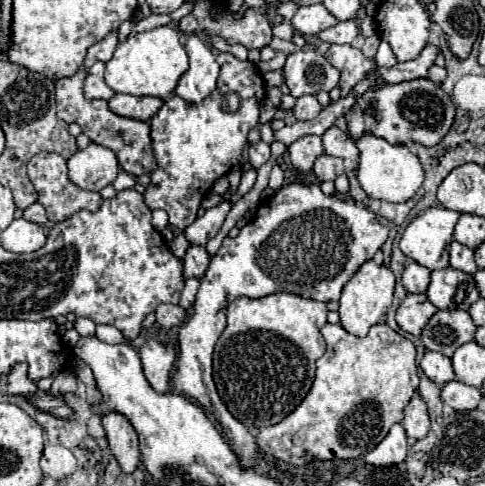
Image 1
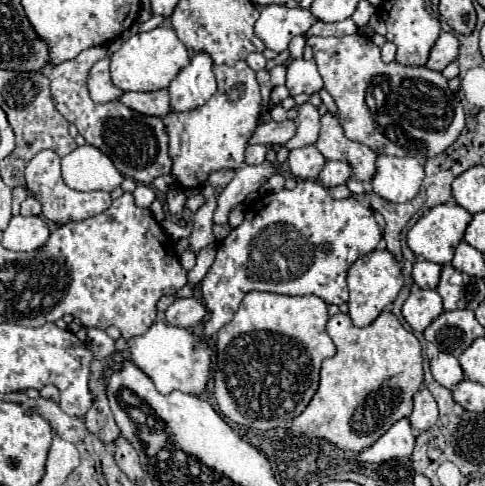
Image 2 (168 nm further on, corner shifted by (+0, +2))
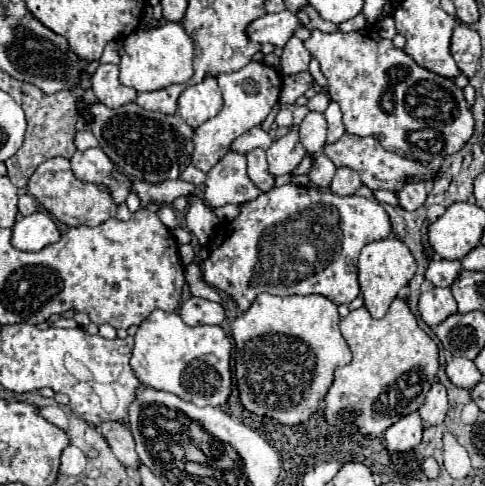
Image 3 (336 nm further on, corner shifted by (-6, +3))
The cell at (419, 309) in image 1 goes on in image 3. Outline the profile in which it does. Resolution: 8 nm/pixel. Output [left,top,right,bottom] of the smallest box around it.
[418,287,456,327]

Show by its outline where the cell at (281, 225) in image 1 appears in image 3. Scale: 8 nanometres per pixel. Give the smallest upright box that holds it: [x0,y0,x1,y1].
[202,185,390,311]

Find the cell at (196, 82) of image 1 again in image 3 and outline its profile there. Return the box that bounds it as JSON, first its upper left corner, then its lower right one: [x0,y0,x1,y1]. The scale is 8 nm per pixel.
[178,75,222,127]

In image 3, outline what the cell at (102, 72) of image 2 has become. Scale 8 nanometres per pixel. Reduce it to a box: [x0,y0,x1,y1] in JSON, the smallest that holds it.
[92,65,136,107]

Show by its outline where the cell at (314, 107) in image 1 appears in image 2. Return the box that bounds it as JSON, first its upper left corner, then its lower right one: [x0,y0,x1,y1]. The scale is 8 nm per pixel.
[286,102,320,150]

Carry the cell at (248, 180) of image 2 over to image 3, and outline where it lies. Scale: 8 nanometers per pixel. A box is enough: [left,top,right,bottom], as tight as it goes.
[266,127,306,177]

